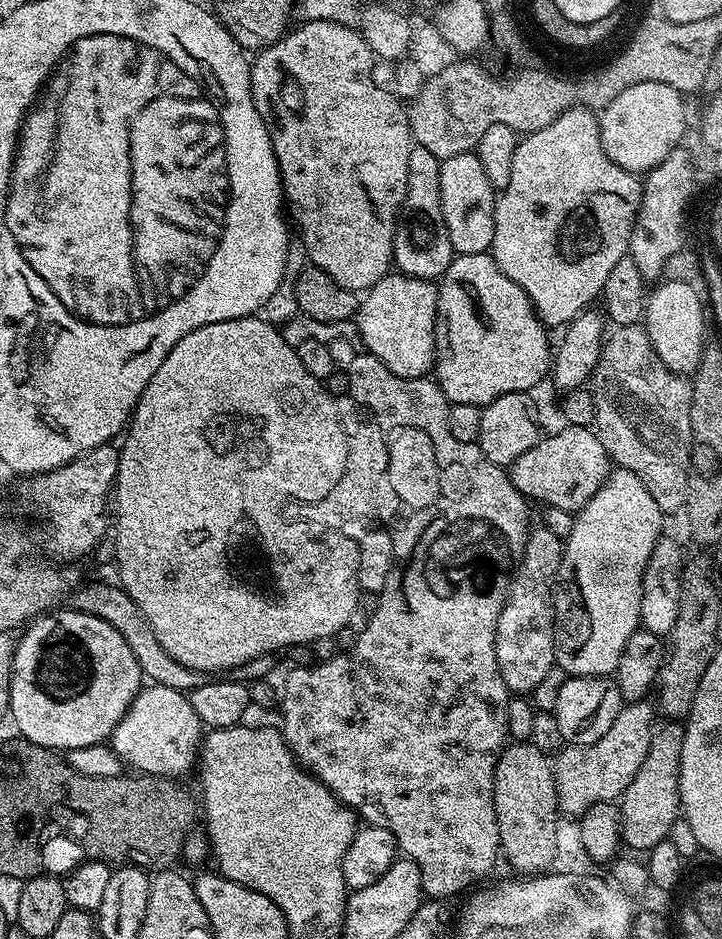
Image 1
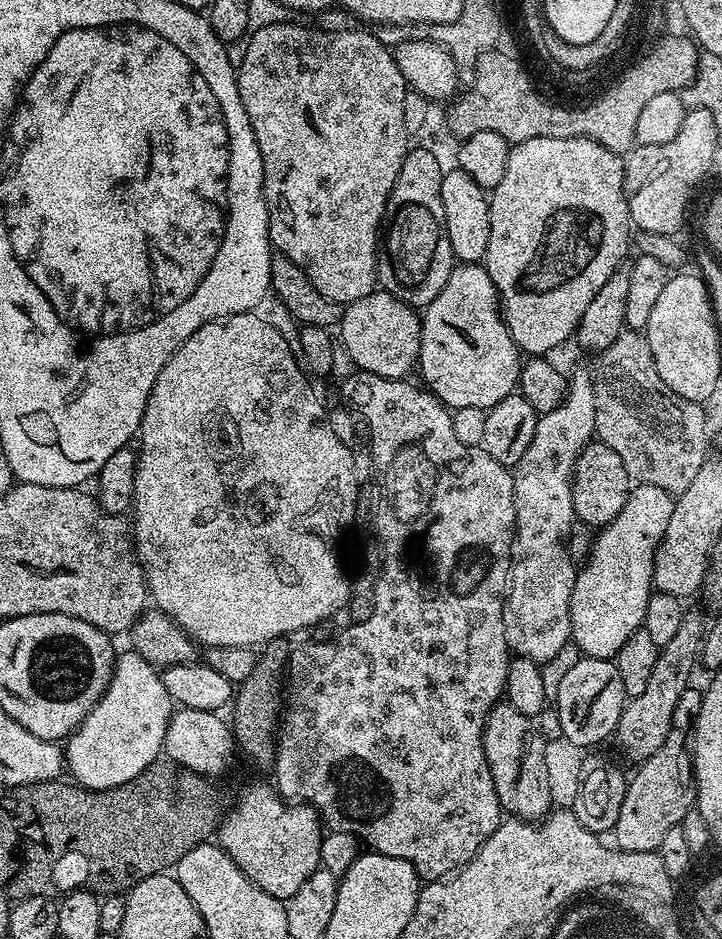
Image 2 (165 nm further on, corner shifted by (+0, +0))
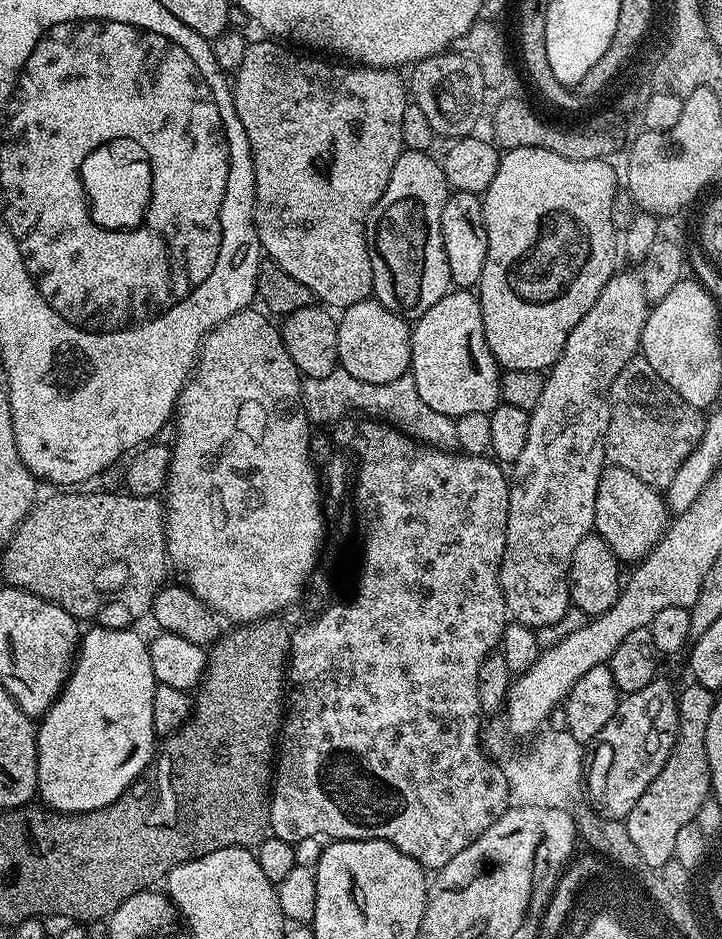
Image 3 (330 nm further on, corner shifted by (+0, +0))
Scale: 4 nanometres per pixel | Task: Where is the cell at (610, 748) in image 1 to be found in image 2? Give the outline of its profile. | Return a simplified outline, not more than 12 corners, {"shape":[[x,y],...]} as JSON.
{"shape":[[685,611],[646,690],[625,703],[614,740],[650,758],[690,687],[706,616]]}

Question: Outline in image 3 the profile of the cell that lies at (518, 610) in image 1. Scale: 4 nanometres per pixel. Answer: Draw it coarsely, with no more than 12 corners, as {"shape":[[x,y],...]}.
{"shape":[[617,271],[570,330],[510,468],[500,585],[568,612],[594,528],[610,386],[650,311]]}

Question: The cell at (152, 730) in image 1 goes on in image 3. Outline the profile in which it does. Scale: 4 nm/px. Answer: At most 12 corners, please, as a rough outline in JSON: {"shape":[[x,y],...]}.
{"shape":[[92,626],[36,729],[53,812],[114,802],[151,765],[154,666]]}

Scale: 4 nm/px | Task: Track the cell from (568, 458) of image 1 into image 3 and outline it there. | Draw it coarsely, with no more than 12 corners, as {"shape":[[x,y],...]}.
{"shape":[[605,467],[594,532],[617,560],[643,560],[670,513],[657,489]]}

